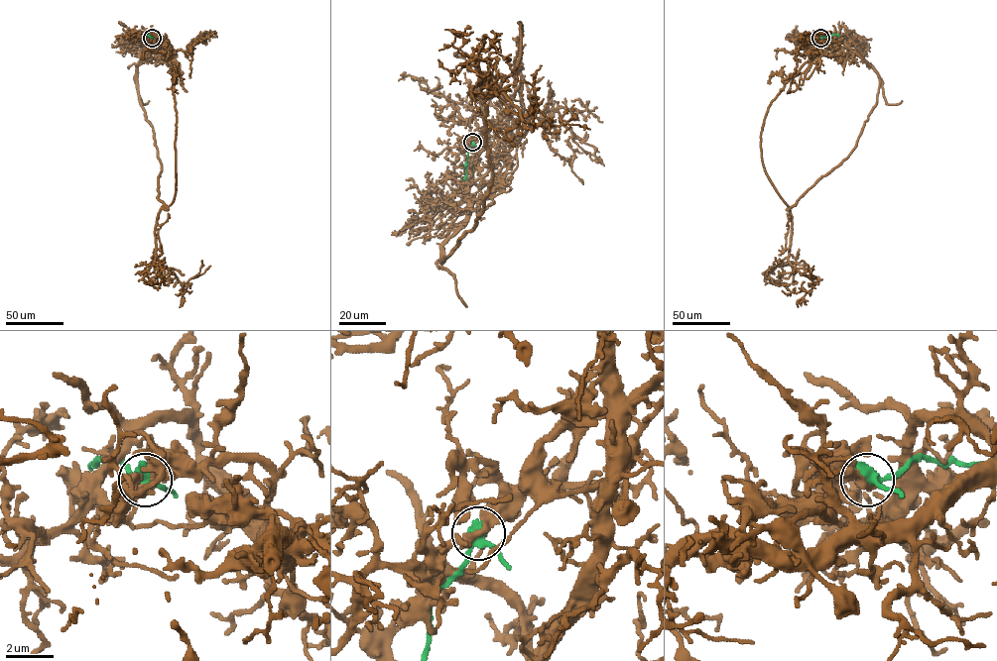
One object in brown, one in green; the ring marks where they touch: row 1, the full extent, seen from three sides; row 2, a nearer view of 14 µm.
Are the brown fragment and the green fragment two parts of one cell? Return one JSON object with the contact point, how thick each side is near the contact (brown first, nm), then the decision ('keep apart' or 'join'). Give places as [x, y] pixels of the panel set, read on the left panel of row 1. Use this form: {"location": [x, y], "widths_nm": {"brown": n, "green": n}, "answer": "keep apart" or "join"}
{"location": [152, 38], "widths_nm": {"brown": 280, "green": 480}, "answer": "keep apart"}

